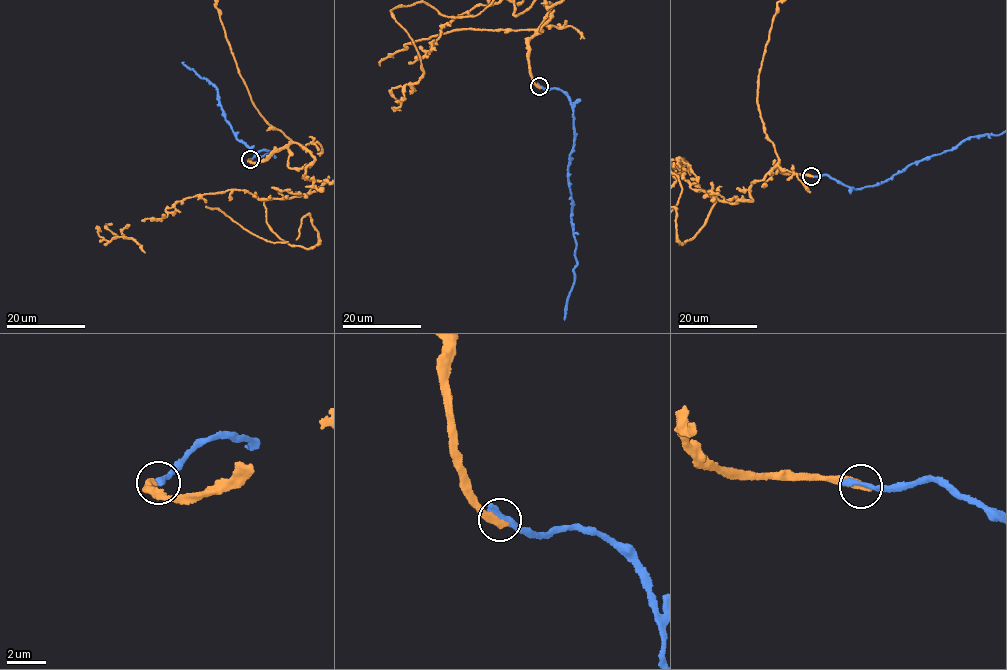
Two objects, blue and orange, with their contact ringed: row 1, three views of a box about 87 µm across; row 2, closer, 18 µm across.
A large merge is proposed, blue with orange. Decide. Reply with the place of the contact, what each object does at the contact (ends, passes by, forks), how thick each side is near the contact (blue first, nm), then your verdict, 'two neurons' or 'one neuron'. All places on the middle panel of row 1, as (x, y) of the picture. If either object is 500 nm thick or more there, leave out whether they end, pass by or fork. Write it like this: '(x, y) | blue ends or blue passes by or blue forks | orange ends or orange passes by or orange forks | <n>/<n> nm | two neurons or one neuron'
(539, 86) | blue ends | orange ends | 360/400 nm | two neurons

